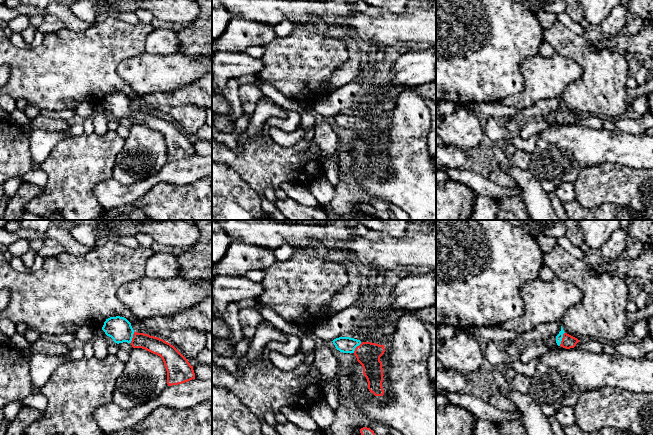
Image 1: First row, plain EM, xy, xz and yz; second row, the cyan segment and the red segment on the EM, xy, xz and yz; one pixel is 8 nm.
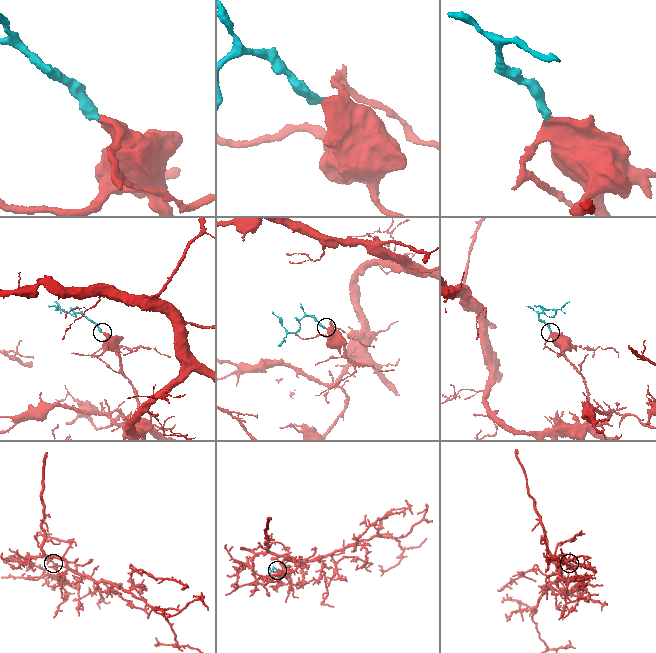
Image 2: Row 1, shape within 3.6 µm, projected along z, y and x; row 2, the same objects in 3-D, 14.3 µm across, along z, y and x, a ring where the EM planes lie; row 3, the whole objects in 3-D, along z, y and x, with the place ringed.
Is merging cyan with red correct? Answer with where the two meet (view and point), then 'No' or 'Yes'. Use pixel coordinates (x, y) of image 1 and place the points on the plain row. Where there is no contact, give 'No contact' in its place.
Touches cyan at yz (561, 115). Yes

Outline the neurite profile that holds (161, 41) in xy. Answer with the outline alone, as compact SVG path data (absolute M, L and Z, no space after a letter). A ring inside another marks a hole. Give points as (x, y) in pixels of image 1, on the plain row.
M155 28L146 39L146 52L169 55L180 52L180 41L175 31Z

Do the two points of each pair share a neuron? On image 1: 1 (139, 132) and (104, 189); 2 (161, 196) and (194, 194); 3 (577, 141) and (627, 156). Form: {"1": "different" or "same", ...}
{"1": "different", "2": "same", "3": "same"}

